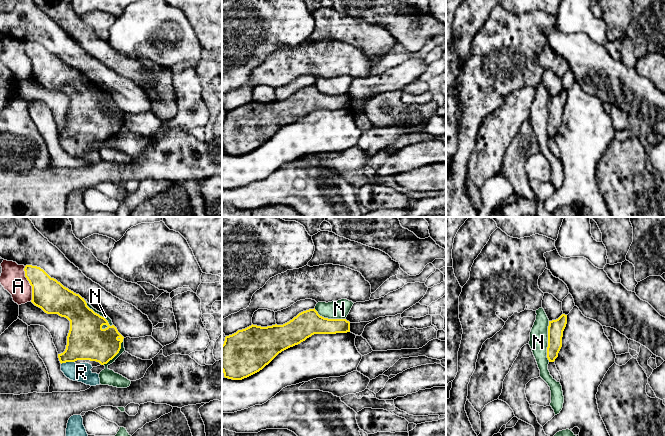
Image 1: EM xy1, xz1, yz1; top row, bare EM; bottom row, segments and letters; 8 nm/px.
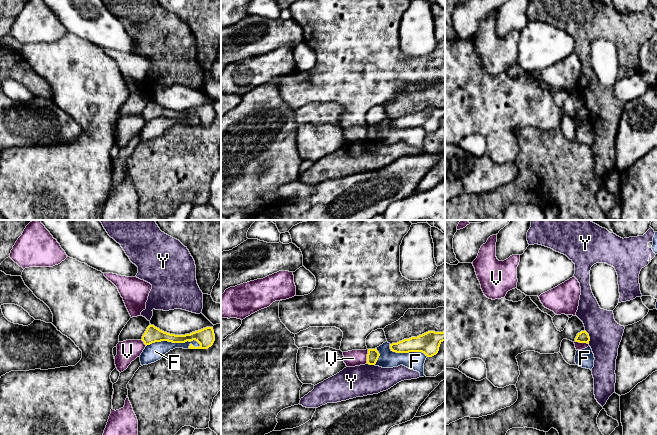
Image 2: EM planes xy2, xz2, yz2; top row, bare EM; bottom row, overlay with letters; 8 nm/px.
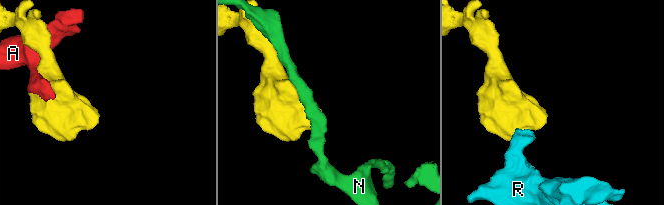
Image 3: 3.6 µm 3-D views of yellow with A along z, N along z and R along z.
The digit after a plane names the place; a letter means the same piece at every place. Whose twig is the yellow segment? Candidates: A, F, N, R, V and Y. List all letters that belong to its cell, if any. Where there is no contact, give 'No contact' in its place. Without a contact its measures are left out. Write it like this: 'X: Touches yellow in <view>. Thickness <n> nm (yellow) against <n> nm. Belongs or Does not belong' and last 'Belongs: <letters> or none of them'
A: Touches yellow in xy1. Thickness 260 nm (yellow) against 200 nm. Does not belong
F: Touches yellow in xy2. Thickness 130 nm (yellow) against 140 nm. Does not belong
N: Touches yellow in xy1. Thickness 320 nm (yellow) against 40 nm. Does not belong
R: Touches yellow in xy1. Thickness 320 nm (yellow) against 150 nm. Belongs
V: Touches yellow in xz2. Thickness 90 nm (yellow) against 130 nm. Does not belong
Y: Touches yellow in yz2. Thickness 100 nm (yellow) against 260 nm. Does not belong
Belongs: R

